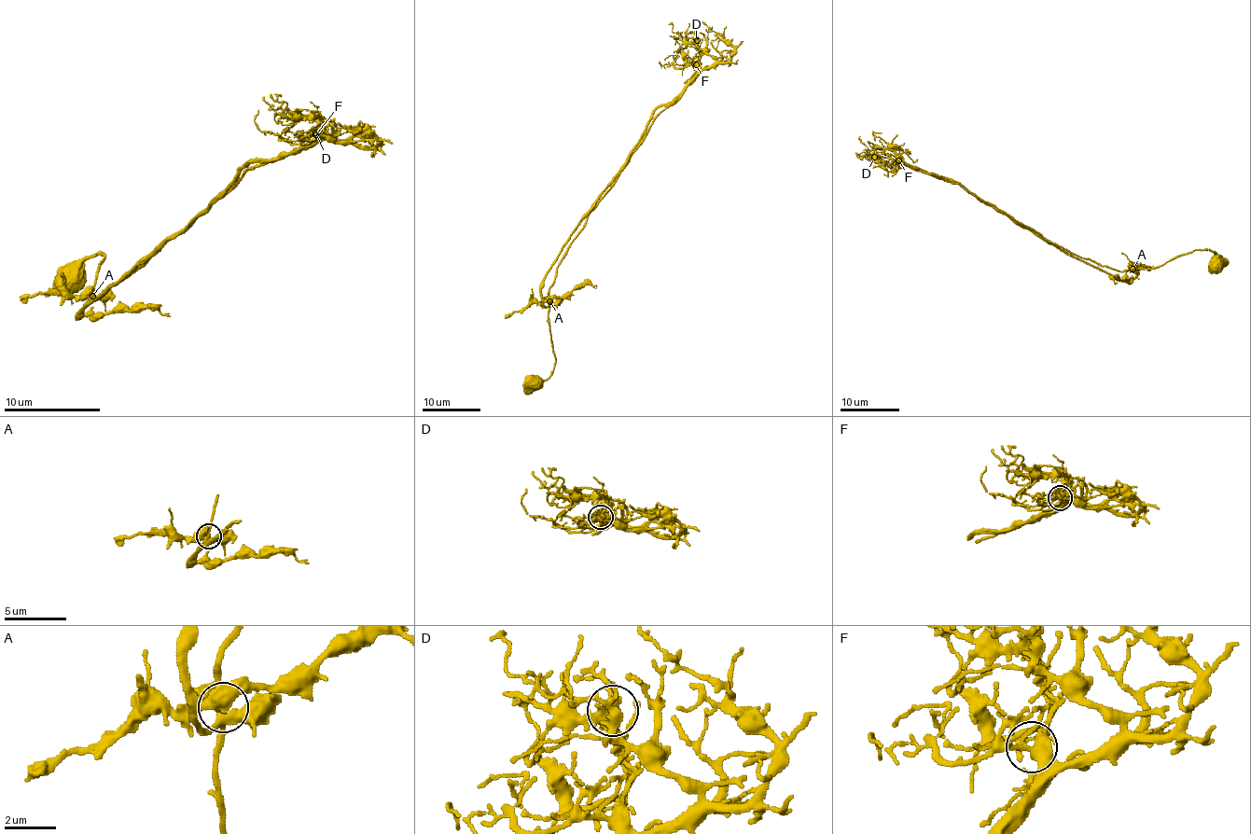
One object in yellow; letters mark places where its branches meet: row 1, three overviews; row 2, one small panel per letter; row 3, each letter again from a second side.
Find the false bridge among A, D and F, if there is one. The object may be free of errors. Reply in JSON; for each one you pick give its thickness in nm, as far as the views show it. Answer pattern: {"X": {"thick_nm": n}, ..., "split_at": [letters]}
{"split_at": []}

